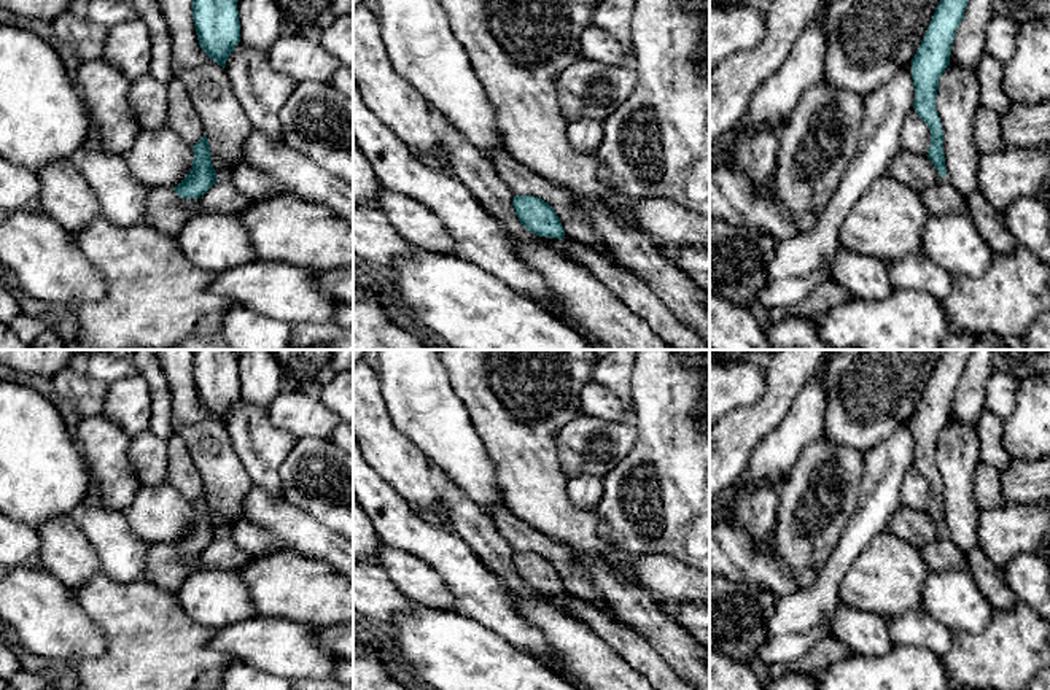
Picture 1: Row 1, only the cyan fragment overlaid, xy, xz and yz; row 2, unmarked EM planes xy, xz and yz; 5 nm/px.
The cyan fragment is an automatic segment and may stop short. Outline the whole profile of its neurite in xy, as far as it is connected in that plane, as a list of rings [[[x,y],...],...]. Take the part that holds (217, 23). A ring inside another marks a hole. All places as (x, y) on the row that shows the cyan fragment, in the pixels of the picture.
[[[192,0],[192,19],[204,52],[223,68],[240,43],[239,0]]]

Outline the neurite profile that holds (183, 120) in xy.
[[[175,76],[167,84],[167,111],[167,127],[189,146],[205,135],[200,114],[194,108],[186,86]]]

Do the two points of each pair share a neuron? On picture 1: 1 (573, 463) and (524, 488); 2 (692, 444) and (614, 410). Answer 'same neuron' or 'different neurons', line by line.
1: different neurons
2: different neurons

